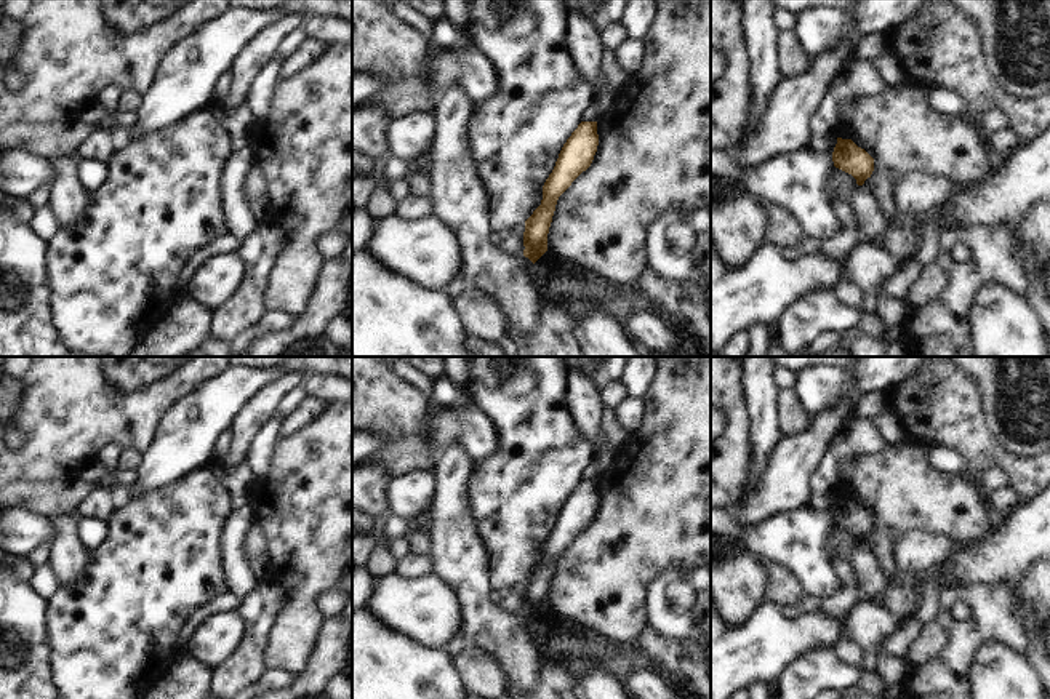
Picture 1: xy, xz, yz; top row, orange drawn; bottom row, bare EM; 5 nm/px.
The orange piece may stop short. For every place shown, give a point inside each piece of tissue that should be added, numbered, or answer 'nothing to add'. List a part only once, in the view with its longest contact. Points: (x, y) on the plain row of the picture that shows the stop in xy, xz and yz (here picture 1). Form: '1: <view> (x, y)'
nothing to add

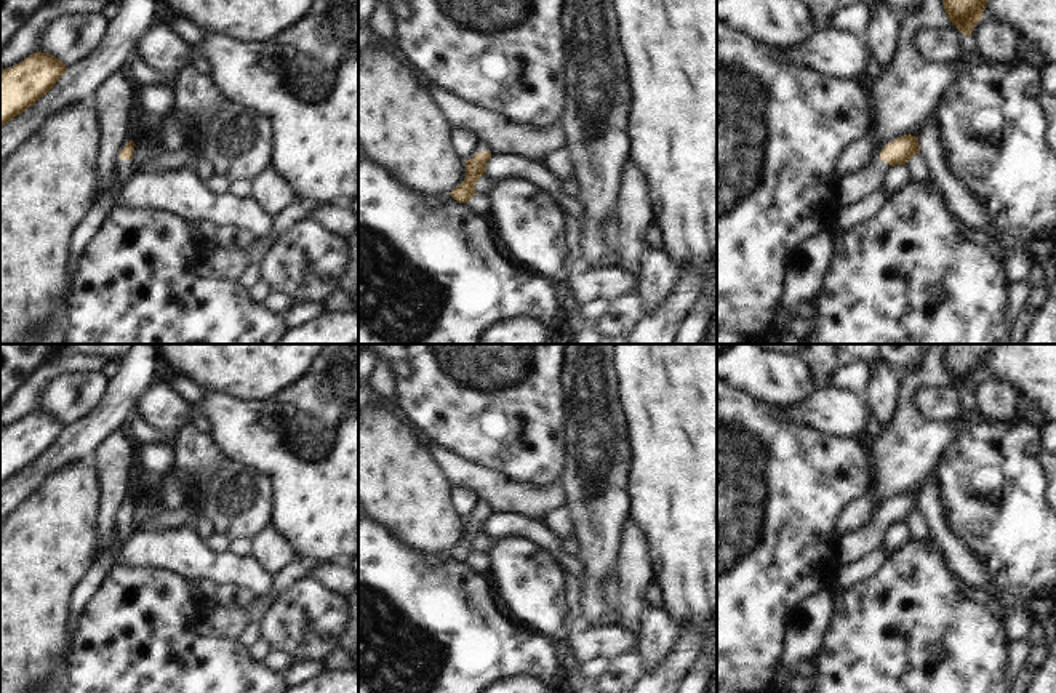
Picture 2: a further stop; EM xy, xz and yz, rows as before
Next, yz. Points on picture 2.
1: yz (852, 548)

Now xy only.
1: xy (127, 527)

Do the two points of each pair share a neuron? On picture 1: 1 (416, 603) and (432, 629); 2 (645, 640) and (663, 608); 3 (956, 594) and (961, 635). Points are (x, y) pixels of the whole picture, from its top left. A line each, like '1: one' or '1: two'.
1: one
2: two
3: one

